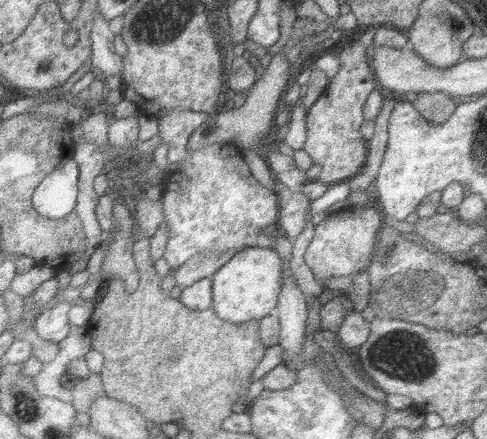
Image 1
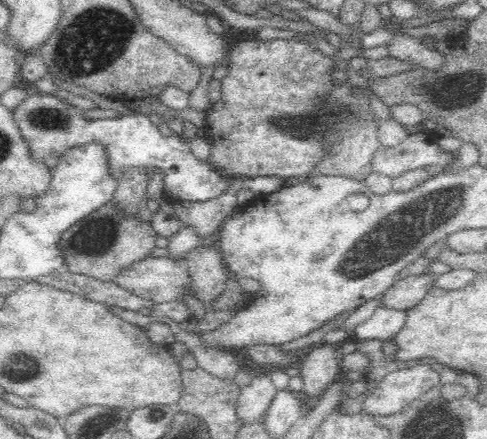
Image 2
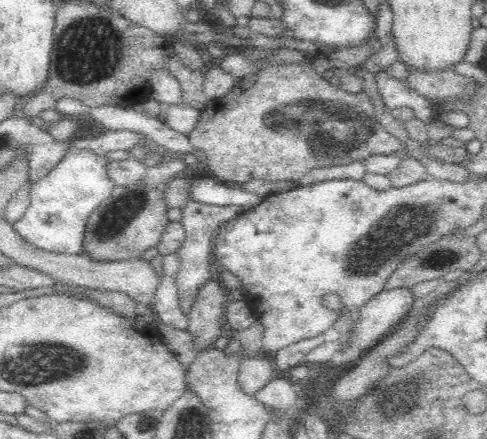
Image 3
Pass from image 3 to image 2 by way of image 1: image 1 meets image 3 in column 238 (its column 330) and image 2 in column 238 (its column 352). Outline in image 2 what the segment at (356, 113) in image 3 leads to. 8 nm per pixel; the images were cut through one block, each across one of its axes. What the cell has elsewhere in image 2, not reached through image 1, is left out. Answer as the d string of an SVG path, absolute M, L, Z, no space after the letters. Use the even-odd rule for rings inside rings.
M240 40L230 48L226 62L228 76L222 80L222 96L210 106L200 132L212 144L208 162L220 166L216 172L224 172L224 178L274 176L288 180L306 176L328 156L328 132L340 122L348 132L352 124L376 120L368 114L356 114L350 104L342 108L336 102L336 86L342 82L332 78L332 70L338 68L310 44Z

